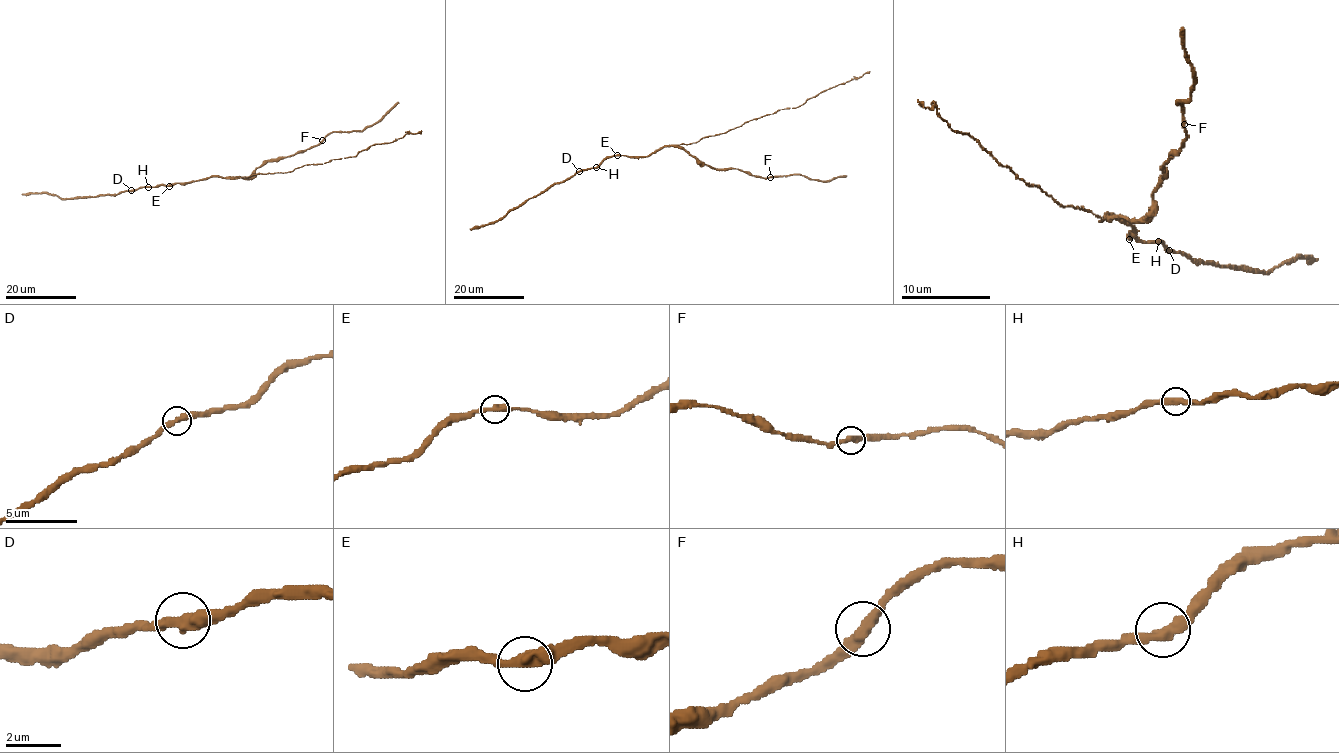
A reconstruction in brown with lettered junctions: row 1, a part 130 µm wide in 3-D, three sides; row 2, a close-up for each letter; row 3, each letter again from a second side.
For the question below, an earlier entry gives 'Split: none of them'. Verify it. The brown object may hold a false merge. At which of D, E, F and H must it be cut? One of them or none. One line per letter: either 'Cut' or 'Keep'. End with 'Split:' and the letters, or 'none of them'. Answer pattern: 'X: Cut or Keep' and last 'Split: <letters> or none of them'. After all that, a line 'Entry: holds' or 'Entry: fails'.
D: Keep
E: Keep
F: Keep
H: Keep
Split: none of them
Entry: holds

